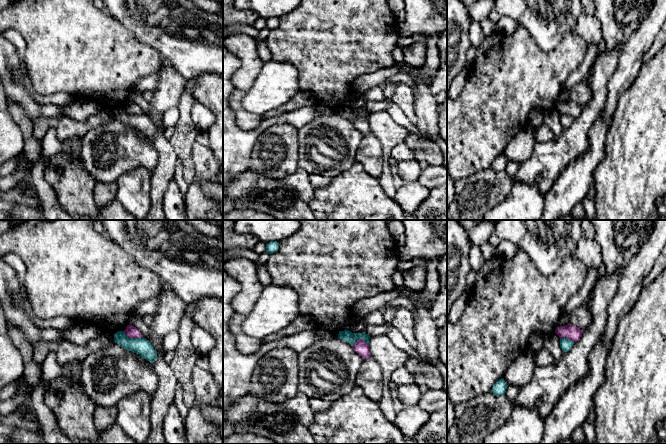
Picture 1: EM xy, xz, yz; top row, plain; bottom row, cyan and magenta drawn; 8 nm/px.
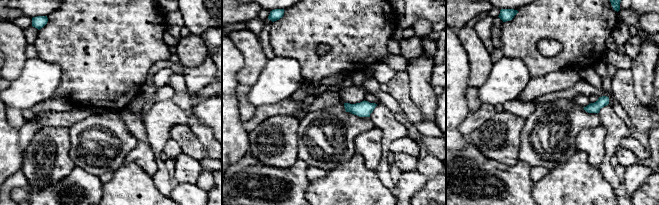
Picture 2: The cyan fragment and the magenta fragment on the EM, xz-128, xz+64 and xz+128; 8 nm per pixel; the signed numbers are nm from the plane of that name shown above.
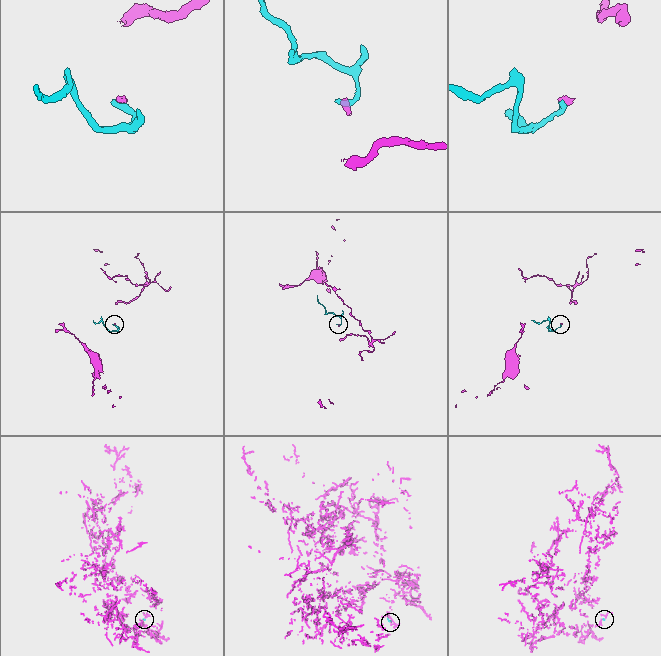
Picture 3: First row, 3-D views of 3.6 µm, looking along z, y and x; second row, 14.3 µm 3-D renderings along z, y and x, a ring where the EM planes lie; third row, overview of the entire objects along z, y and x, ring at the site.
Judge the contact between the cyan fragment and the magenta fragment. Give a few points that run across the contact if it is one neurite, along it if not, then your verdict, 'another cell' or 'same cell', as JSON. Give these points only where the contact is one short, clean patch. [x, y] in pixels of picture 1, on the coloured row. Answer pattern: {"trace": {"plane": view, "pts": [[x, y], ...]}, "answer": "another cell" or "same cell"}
{"trace": {"plane": "xy", "pts": [[123, 331], [129, 337], [142, 337]]}, "answer": "another cell"}

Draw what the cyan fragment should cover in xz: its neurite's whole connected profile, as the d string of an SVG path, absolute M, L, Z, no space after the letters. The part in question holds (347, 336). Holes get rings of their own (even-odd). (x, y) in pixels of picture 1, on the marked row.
M349 330L339 331L338 338L342 341L354 345L359 339L363 339L367 344L369 344L370 336L363 333L352 333Z

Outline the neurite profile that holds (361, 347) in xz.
M359 339L354 345L354 350L363 358L355 386L361 388L366 397L378 402L383 393L383 374L379 364L371 357L369 344Z

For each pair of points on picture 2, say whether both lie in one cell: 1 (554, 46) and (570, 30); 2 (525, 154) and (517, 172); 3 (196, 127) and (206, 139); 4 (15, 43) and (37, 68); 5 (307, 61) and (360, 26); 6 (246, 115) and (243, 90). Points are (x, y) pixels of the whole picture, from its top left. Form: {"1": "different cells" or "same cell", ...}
{"1": "different cells", "2": "different cells", "3": "same cell", "4": "different cells", "5": "same cell", "6": "same cell"}

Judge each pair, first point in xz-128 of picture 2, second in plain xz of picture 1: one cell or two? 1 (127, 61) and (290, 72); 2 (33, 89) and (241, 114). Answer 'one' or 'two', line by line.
1: two
2: two

